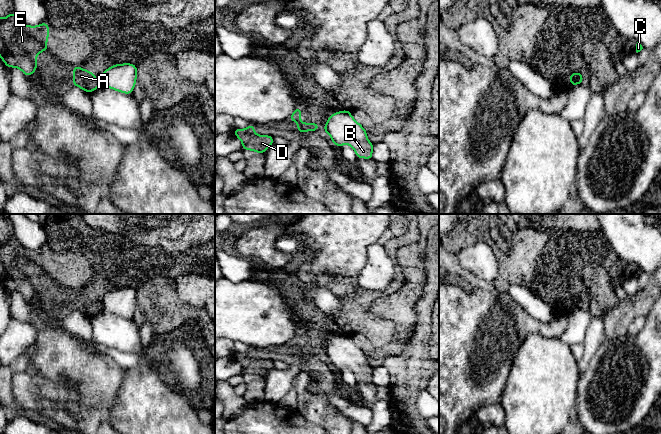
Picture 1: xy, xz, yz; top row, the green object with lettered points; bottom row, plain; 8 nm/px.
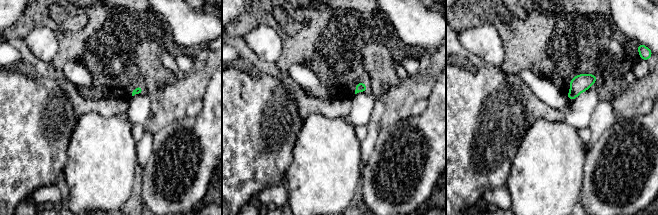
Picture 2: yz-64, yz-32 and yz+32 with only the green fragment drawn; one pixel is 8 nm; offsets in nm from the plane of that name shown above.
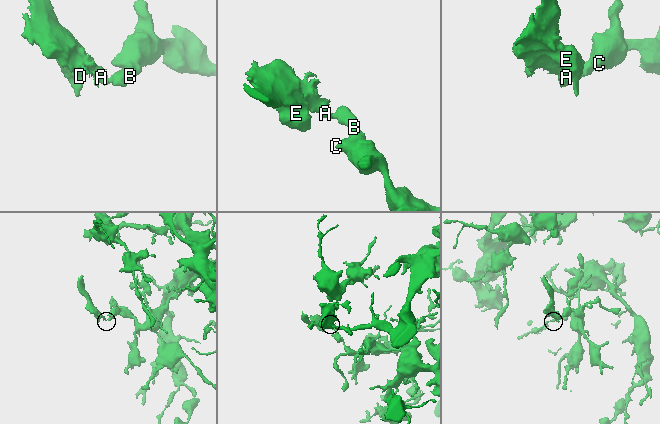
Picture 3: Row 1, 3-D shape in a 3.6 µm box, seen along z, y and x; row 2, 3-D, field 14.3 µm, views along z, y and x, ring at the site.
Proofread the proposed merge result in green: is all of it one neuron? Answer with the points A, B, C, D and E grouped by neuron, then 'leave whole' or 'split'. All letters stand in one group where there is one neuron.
groups A D E / B C; split

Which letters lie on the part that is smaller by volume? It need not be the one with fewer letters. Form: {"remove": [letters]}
{"remove": ["A", "D", "E"]}

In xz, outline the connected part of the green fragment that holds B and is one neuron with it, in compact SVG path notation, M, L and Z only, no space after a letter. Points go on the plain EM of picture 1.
M348 334L333 337L327 345L327 354L333 369L350 369L357 382L372 384L373 367L367 362L367 355Z

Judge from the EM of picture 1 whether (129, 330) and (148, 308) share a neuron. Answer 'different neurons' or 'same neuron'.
different neurons

